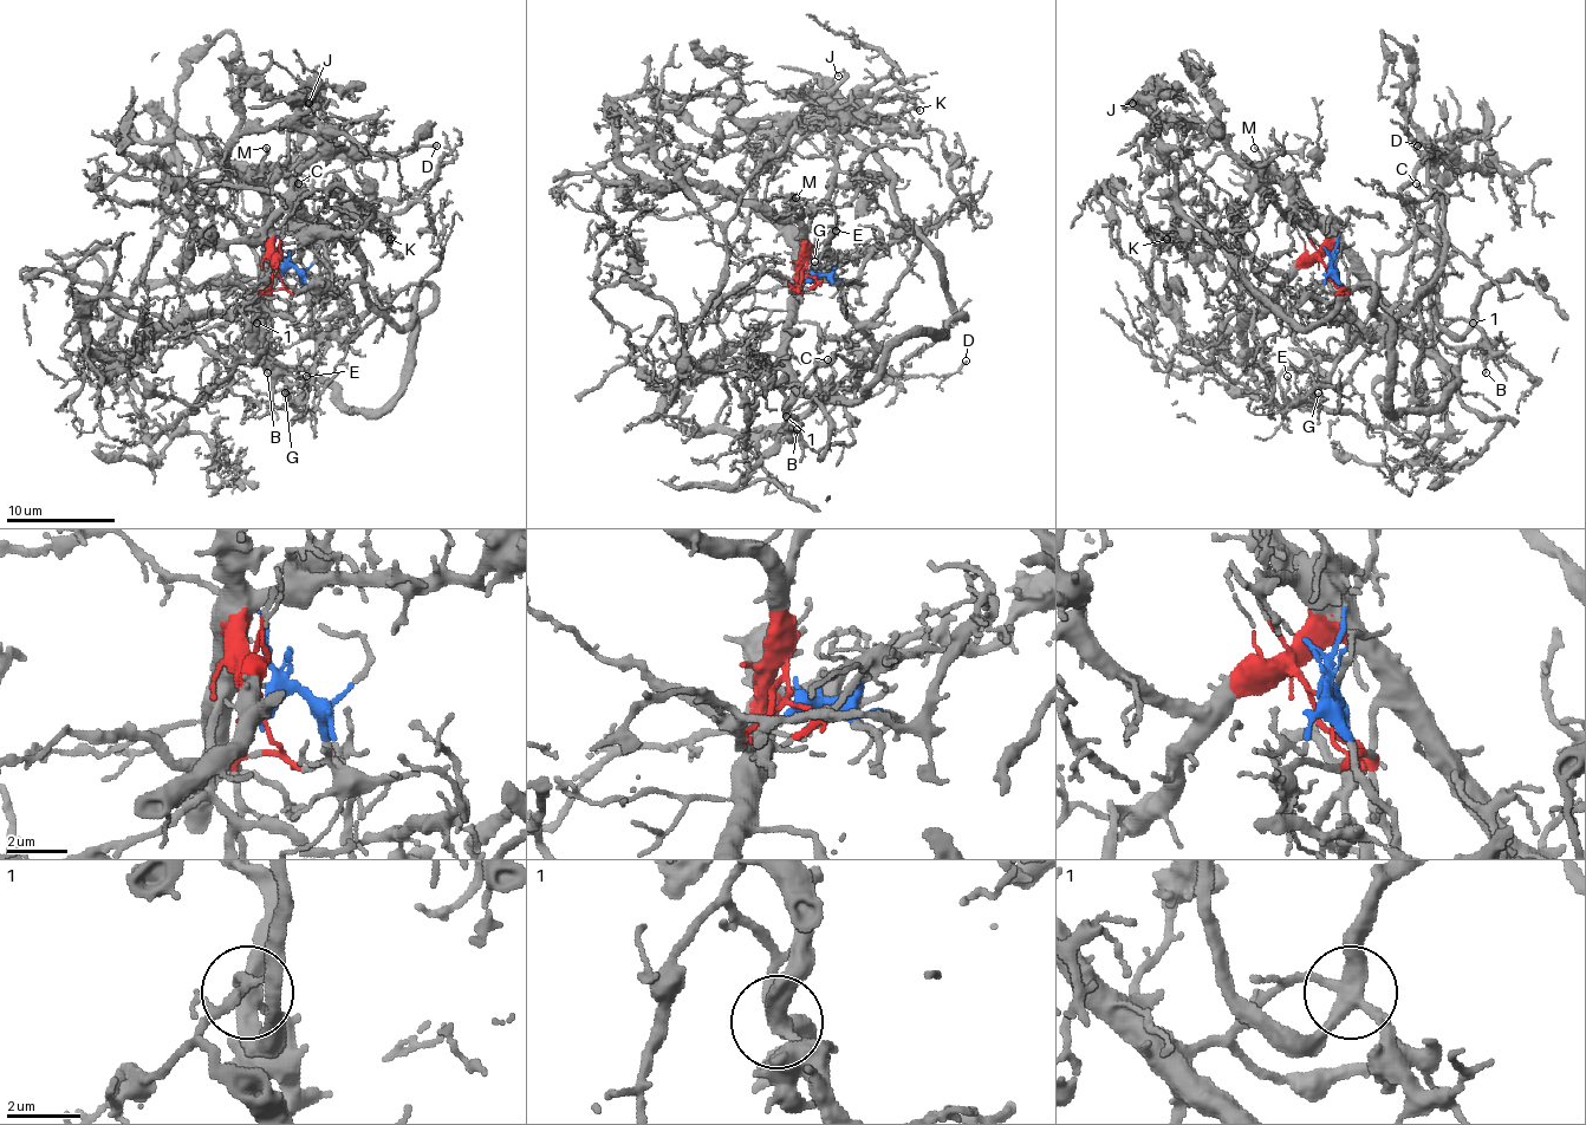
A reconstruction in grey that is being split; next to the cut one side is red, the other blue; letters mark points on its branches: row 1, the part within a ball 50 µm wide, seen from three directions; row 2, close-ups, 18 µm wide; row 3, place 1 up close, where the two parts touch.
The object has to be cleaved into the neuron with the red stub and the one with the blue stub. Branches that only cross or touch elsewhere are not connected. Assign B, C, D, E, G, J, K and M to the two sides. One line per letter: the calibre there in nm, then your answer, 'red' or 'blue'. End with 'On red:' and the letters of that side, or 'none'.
B: calibre 150 nm; red
C: calibre 220 nm; blue
D: calibre 160 nm; blue
E: calibre 150 nm; blue
G: calibre 140 nm; blue
J: calibre 200 nm; red
K: calibre 90 nm; red
M: calibre 130 nm; red
On red: B, J, K, M

